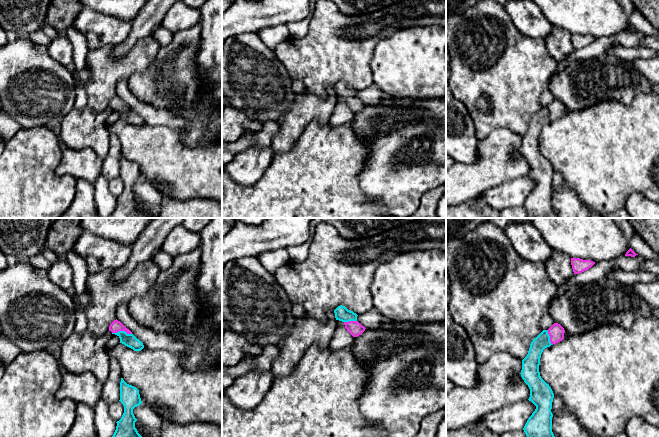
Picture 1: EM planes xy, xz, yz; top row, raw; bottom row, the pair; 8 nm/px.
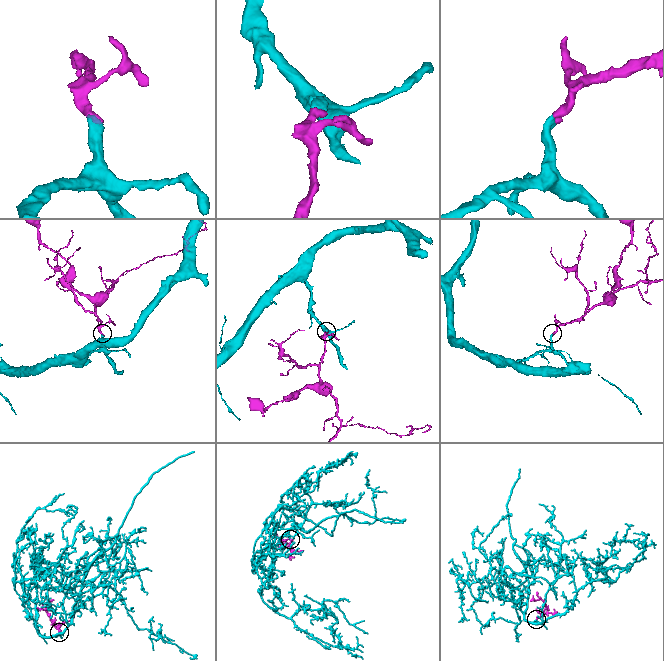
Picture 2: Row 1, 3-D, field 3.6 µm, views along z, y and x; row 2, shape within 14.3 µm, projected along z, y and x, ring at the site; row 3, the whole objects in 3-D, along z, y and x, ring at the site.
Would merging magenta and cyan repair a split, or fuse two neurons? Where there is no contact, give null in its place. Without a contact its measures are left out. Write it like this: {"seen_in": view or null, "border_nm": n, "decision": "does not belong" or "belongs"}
{"seen_in": "xy", "border_nm": 160, "decision": "belongs"}

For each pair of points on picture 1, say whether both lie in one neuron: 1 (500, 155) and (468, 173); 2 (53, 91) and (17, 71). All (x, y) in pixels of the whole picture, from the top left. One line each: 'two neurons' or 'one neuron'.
1: one neuron
2: one neuron

